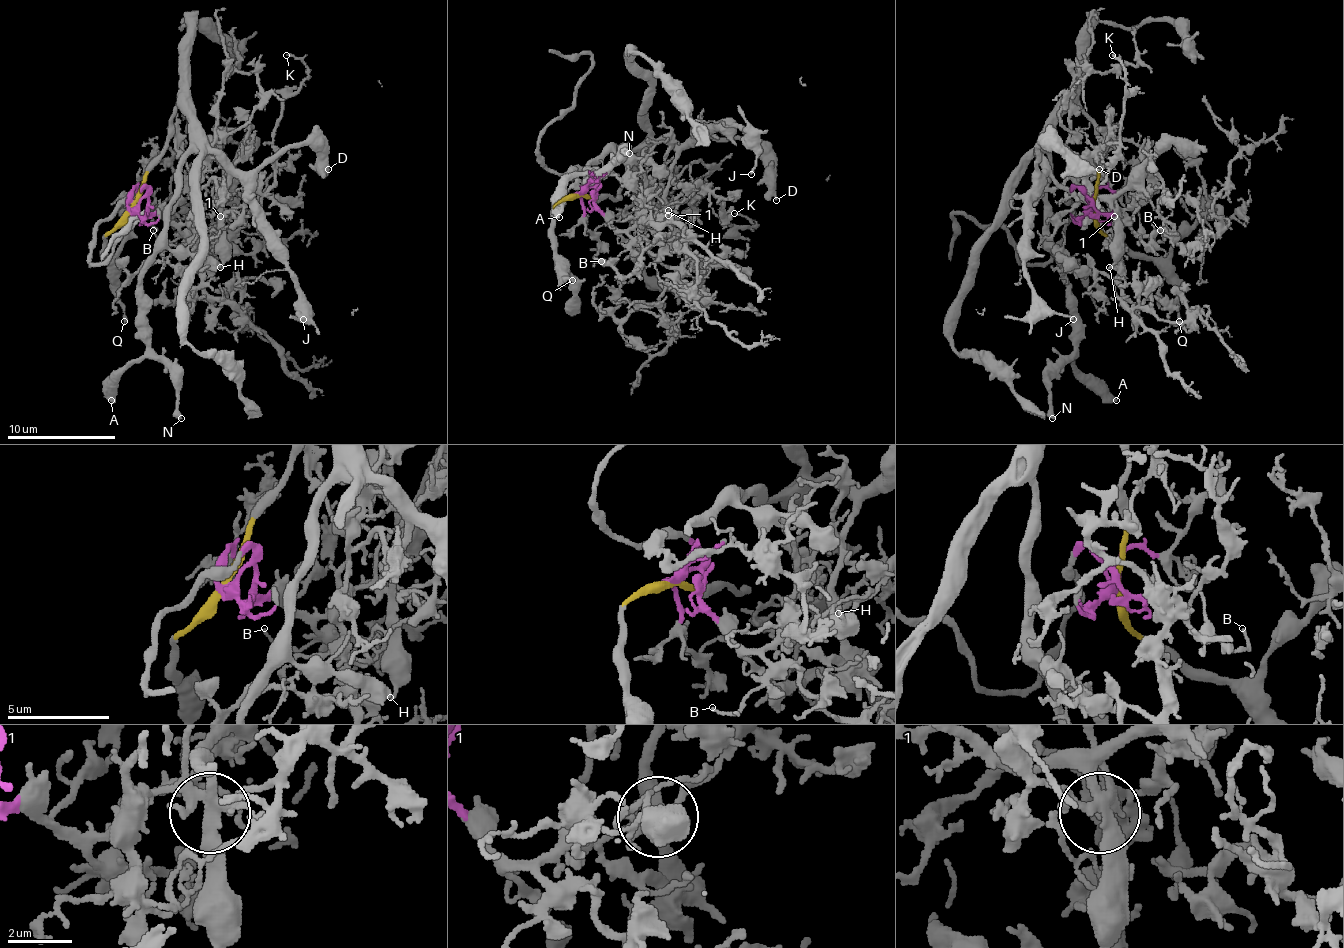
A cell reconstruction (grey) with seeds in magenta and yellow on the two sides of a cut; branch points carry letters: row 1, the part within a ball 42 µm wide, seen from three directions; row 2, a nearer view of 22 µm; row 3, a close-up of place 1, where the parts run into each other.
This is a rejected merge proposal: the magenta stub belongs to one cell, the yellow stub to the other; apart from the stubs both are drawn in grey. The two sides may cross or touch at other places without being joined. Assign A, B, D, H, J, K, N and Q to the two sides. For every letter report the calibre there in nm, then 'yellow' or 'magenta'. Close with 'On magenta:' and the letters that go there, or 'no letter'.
A: 440 nm | yellow
B: 110 nm | magenta
D: 240 nm | yellow
H: 200 nm | yellow
J: 150 nm | yellow
K: 140 nm | magenta
N: 400 nm | yellow
Q: 200 nm | yellow
On magenta: B, K

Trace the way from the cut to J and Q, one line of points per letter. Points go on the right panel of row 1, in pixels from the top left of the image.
J: (1095, 208), (1098, 137), (1071, 107), (1038, 153), (1043, 178), (1030, 210), (1024, 265), (1030, 287), (1073, 319)
Q: (1095, 208), (1095, 224), (1106, 235), (1155, 265), (1177, 292), (1180, 322)

